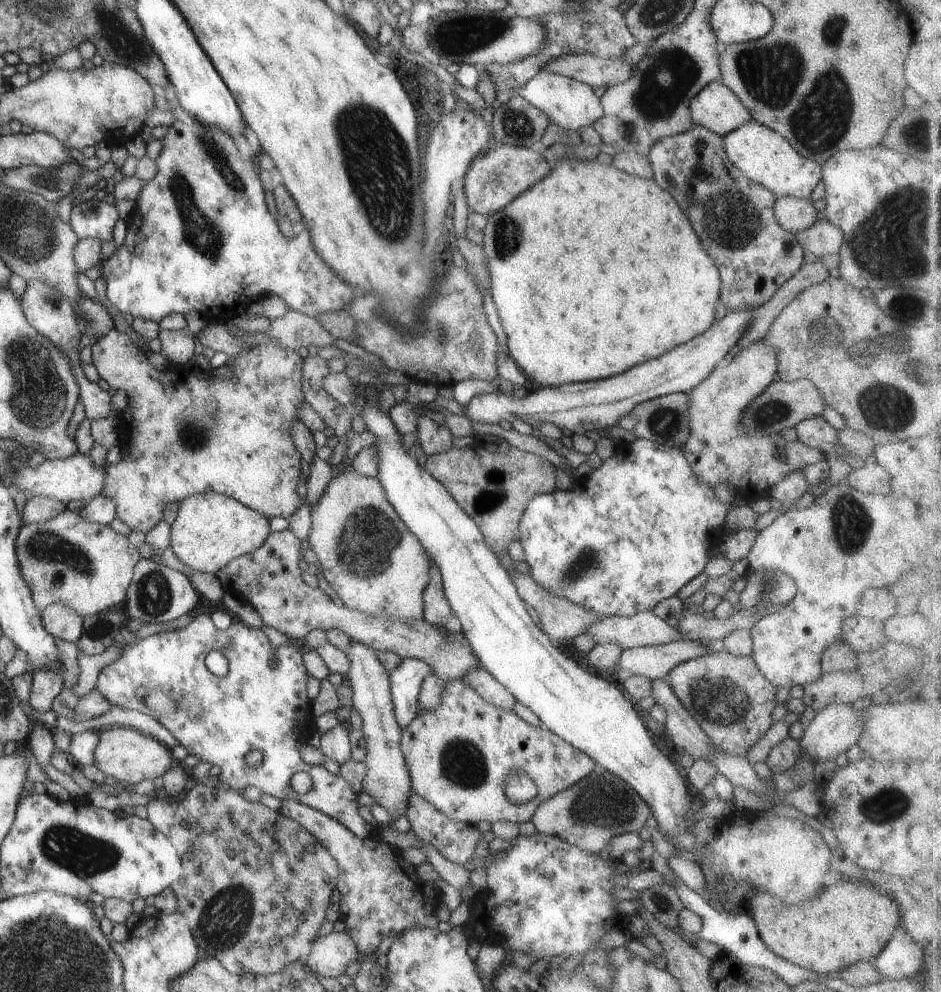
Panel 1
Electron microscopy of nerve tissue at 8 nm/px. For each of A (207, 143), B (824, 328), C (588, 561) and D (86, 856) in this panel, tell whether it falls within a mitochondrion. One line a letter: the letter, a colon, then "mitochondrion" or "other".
A: mitochondrion
B: mitochondrion
C: mitochondrion
D: mitochondrion

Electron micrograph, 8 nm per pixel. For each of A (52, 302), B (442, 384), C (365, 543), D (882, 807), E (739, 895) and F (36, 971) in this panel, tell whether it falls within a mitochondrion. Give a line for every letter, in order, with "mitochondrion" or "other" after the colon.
A: mitochondrion
B: other
C: mitochondrion
D: mitochondrion
E: other
F: mitochondrion

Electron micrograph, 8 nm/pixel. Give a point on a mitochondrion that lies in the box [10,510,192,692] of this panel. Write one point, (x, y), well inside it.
(44, 547)

